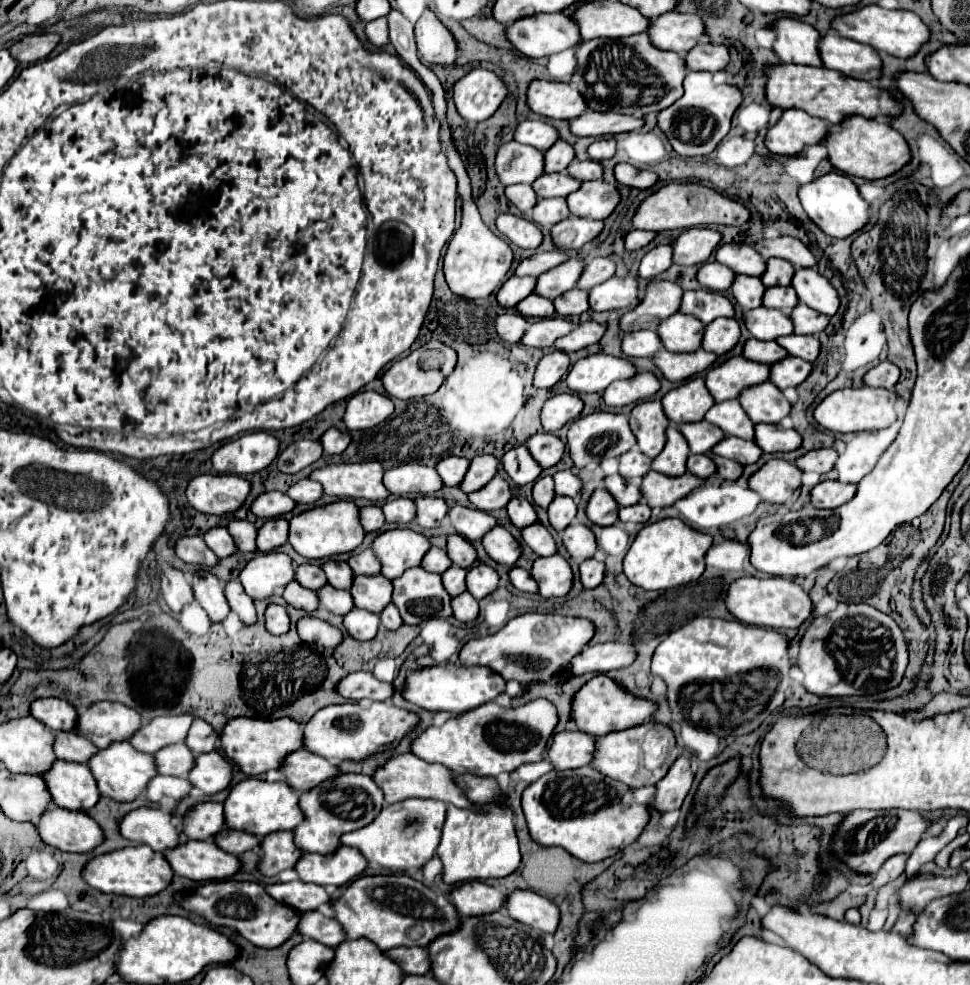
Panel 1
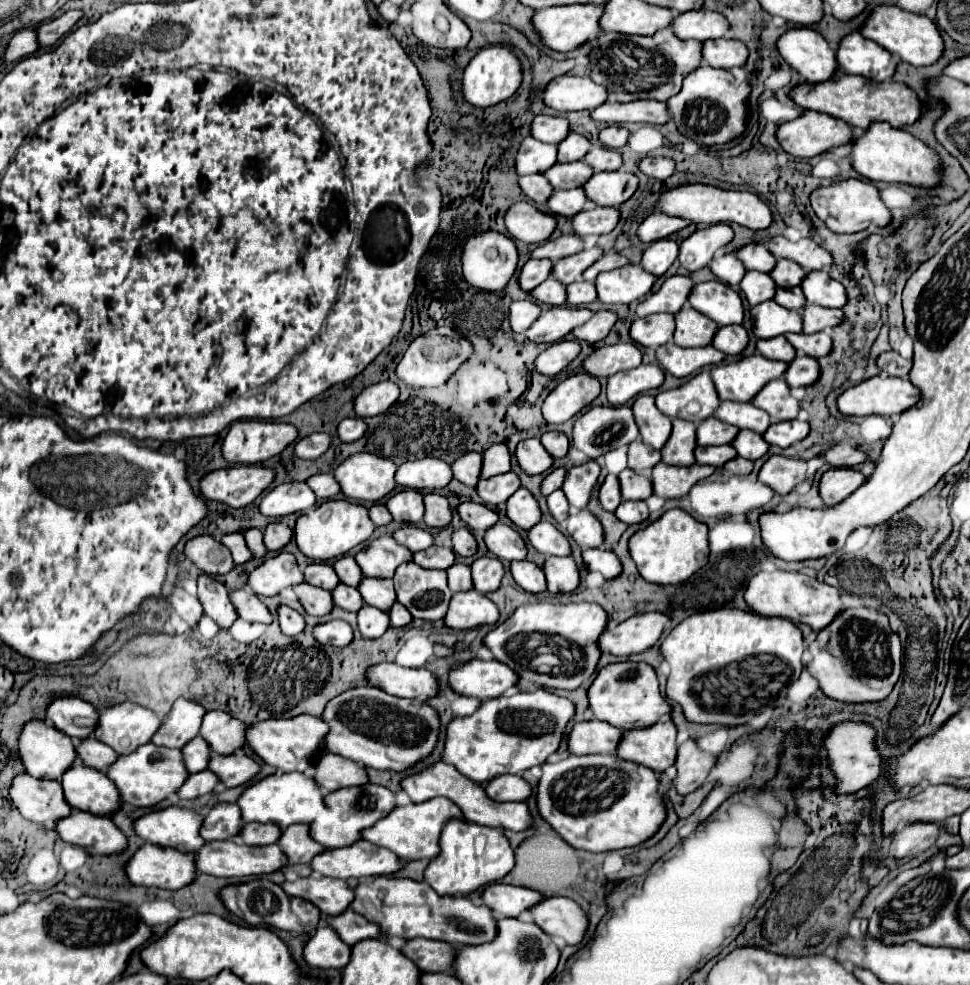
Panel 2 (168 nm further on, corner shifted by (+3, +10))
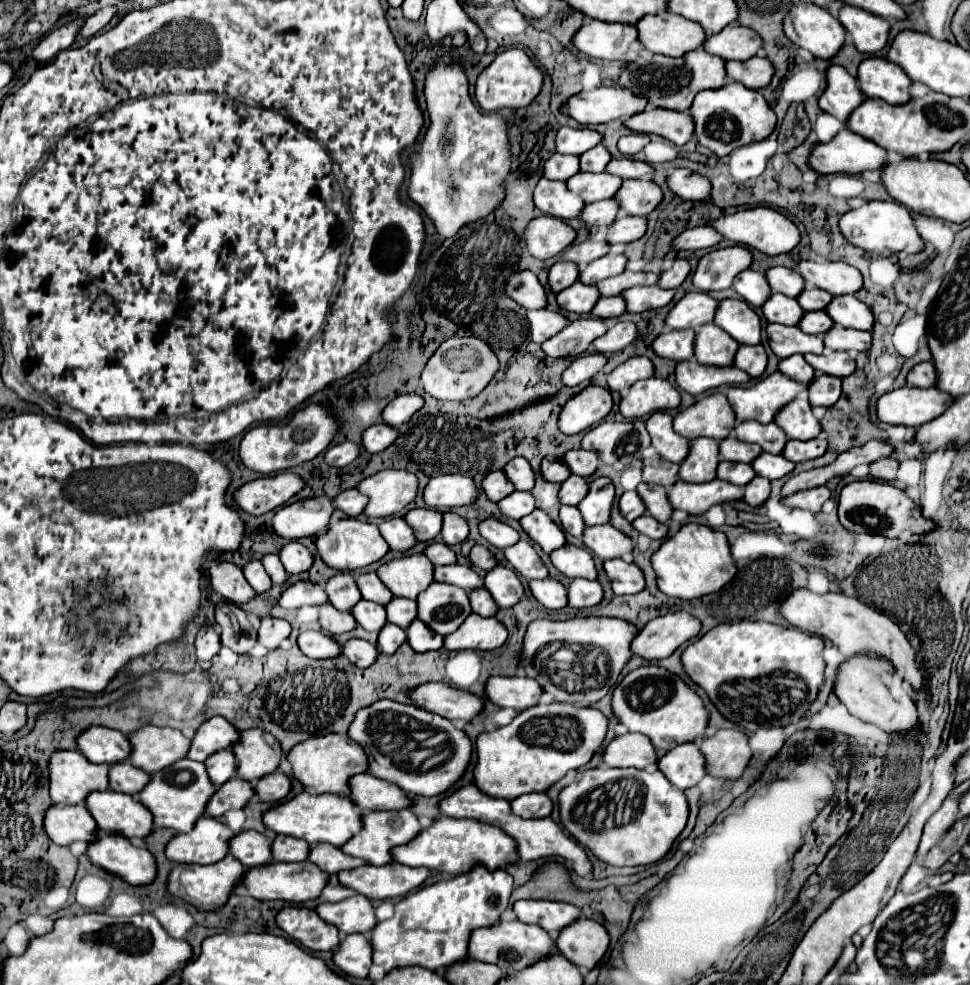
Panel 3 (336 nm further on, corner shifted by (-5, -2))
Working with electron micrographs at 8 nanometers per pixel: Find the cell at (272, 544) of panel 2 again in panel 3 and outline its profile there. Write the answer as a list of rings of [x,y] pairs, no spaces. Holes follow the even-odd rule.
[[[290,540],[282,550],[280,550],[280,560],[286,568],[288,574],[300,574],[312,566],[312,556],[306,546],[302,546],[296,540]]]

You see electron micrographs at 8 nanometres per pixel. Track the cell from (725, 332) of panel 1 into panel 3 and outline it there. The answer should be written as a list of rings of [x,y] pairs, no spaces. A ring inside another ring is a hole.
[[[760,344],[758,346],[740,346],[734,356],[734,366],[748,372],[754,378],[758,378],[764,372],[766,362],[768,362],[768,358]]]

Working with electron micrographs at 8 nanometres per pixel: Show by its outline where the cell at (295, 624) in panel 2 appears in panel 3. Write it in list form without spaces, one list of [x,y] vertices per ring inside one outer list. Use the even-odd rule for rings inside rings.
[[[302,632],[298,636],[298,648],[308,656],[308,658],[332,658],[340,654],[340,646],[324,632]]]

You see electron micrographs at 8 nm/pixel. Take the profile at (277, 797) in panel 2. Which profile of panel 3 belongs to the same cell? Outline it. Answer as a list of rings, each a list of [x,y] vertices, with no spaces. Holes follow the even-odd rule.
[[[300,792],[290,800],[284,800],[270,810],[262,814],[262,822],[268,830],[276,834],[286,834],[286,836],[296,836],[306,840],[310,846],[316,846],[320,842],[328,842],[334,846],[344,844],[350,836],[354,836],[360,830],[360,812],[354,808],[352,800],[346,796],[338,794],[310,794],[310,792]]]

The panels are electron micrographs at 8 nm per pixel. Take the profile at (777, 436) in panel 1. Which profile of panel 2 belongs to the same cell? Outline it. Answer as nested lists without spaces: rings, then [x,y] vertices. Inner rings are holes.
[[[800,420],[778,422],[778,424],[772,424],[768,428],[768,432],[764,434],[764,440],[768,444],[780,446],[780,448],[788,448],[796,440],[804,440],[808,436],[808,432],[810,432],[810,424],[808,422],[800,422]]]

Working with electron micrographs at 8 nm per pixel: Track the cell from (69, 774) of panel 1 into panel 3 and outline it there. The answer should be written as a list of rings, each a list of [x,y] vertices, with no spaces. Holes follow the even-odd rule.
[[[96,790],[86,796],[86,808],[106,834],[122,834],[128,838],[144,838],[152,830],[150,812],[130,794],[112,790]]]

